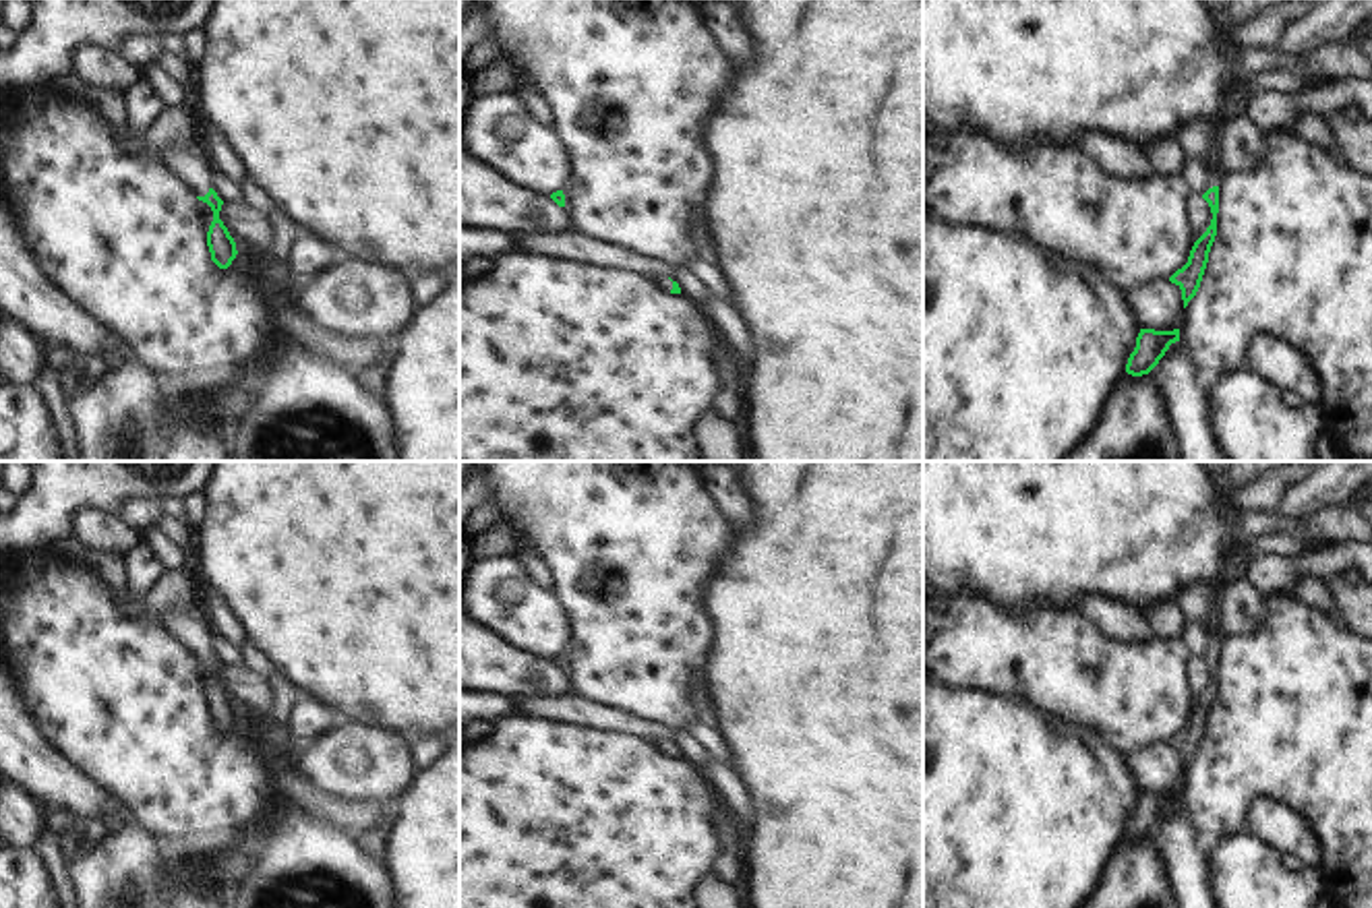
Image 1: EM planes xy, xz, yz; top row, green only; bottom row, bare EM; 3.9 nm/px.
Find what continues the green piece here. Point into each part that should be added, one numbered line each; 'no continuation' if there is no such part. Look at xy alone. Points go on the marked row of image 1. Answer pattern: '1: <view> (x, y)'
1: xy (187, 162)

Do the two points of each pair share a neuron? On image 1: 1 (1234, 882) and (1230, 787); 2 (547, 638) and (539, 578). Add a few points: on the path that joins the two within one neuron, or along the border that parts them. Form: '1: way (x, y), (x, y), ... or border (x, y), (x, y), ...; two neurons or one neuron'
1: border (1246, 828), (1219, 840); two neurons
2: border (514, 555), (522, 571), (537, 586), (555, 594); two neurons

